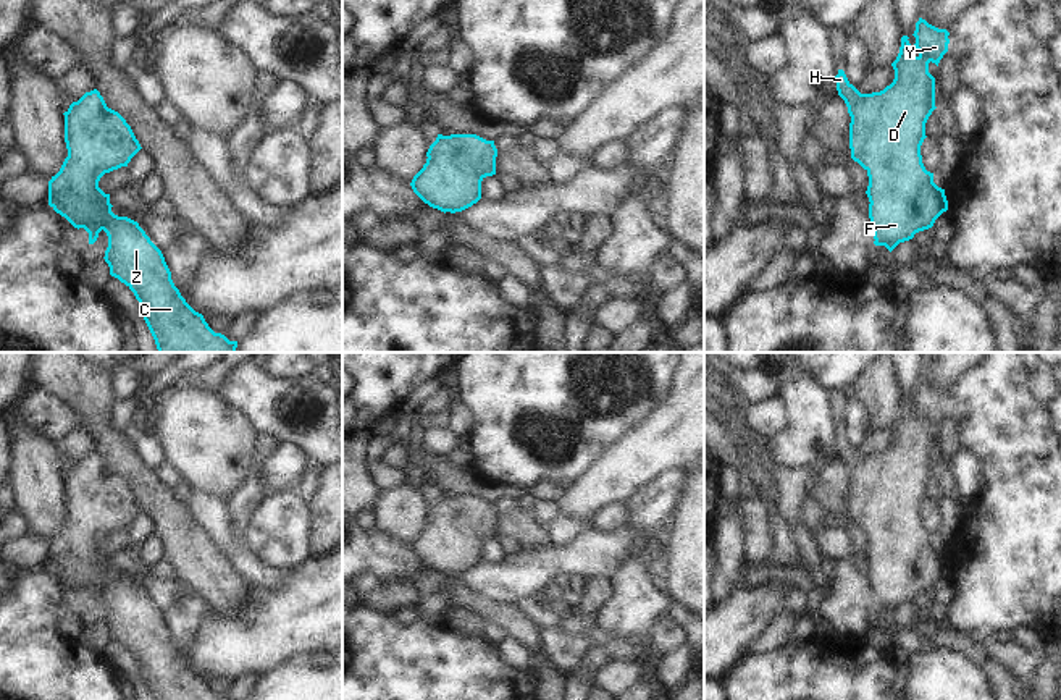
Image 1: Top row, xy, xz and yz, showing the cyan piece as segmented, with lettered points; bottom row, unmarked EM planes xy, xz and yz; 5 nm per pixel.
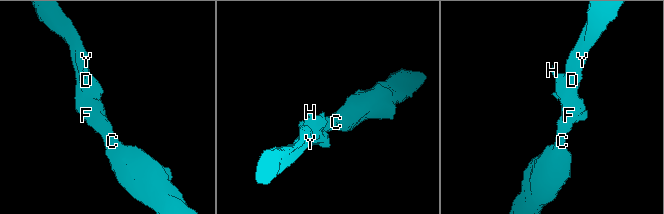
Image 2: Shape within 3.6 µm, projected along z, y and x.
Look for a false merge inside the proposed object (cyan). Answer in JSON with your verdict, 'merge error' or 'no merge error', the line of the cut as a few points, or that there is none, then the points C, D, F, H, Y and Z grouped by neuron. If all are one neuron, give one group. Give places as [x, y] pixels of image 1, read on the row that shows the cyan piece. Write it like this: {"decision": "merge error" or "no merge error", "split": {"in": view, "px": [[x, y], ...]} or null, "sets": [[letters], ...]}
{"decision": "no merge error", "split": null, "sets": [["C", "D", "F", "H", "Y", "Z"]]}

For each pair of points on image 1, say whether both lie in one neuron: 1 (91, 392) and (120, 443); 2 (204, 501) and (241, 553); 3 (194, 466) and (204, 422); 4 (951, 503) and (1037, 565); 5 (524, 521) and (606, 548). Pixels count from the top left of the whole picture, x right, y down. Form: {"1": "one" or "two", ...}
{"1": "one", "2": "one", "3": "one", "4": "two", "5": "two"}

